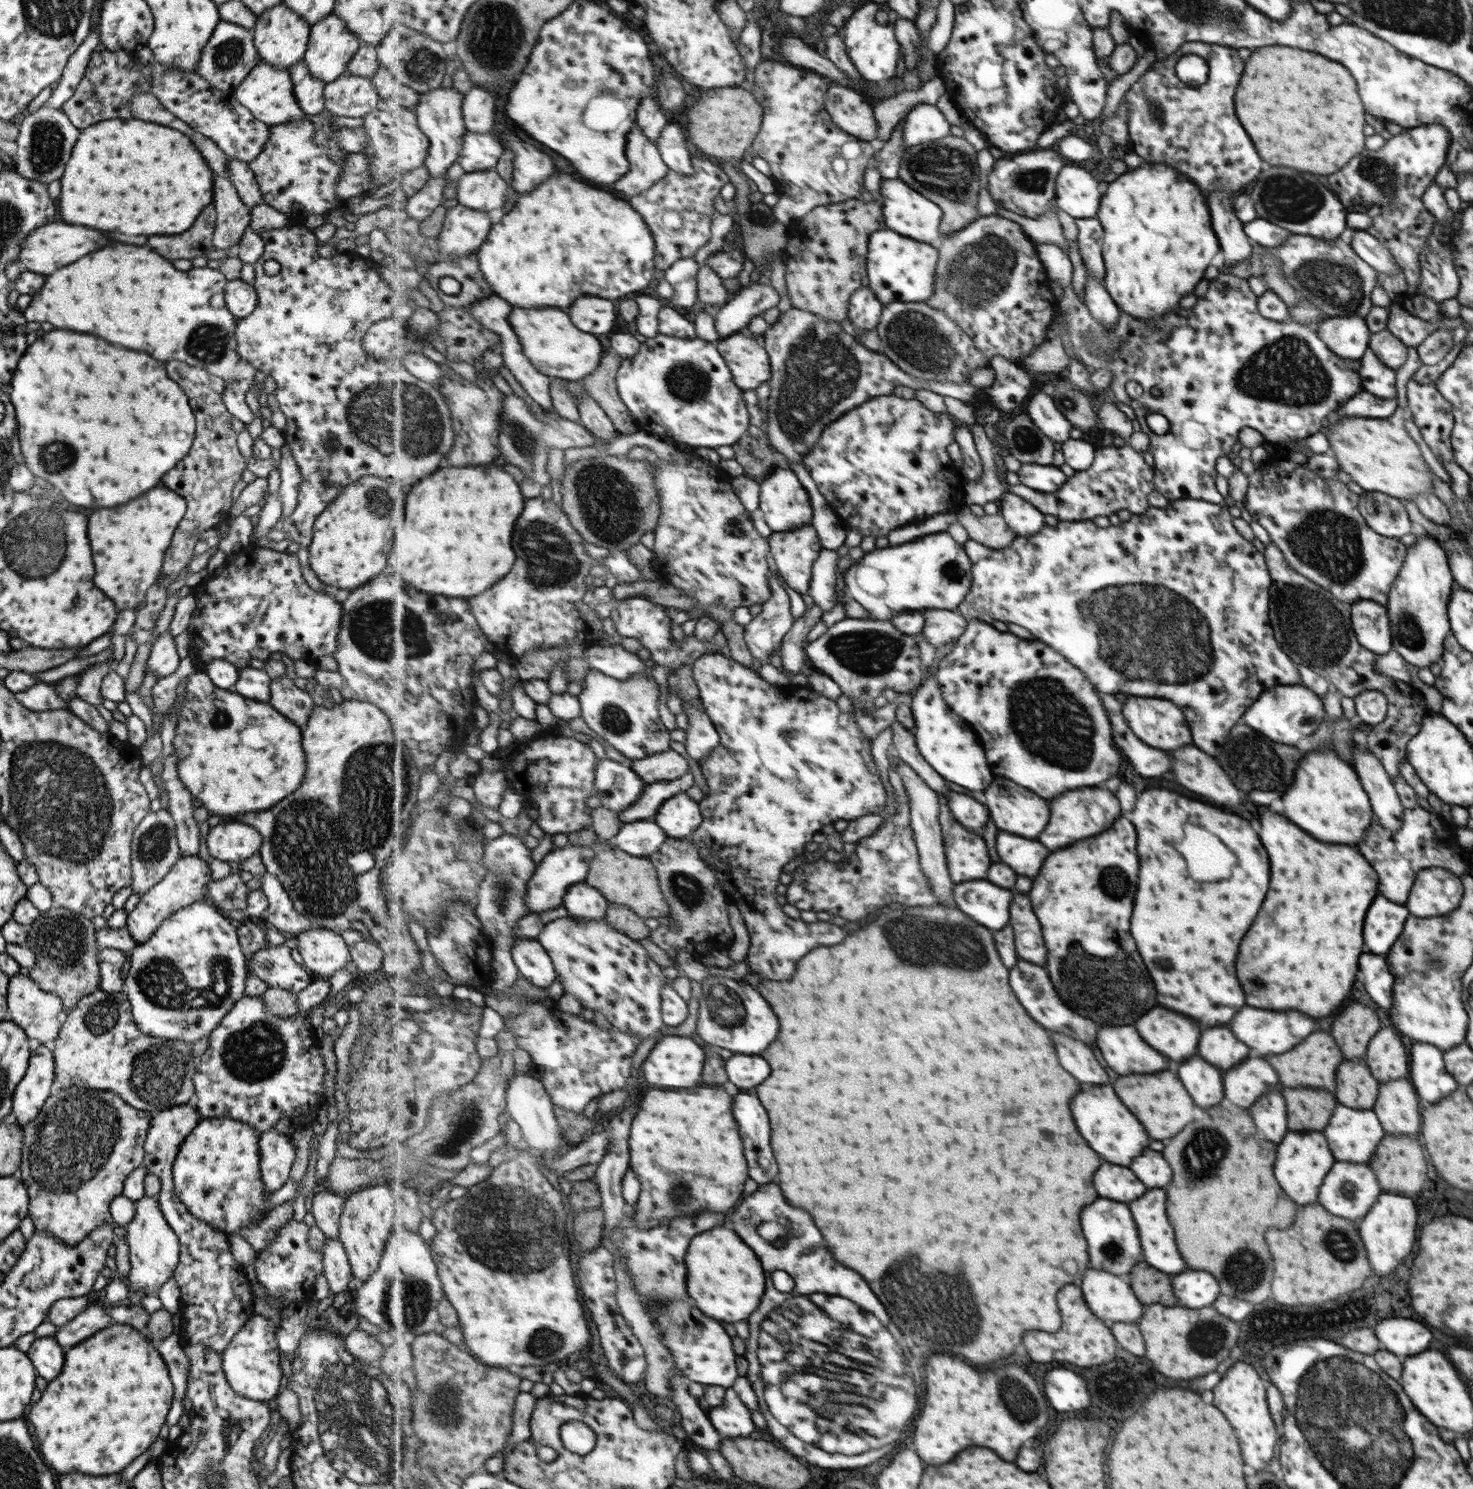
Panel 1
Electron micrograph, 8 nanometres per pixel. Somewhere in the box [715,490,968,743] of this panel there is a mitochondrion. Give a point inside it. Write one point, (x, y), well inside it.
(867, 652)

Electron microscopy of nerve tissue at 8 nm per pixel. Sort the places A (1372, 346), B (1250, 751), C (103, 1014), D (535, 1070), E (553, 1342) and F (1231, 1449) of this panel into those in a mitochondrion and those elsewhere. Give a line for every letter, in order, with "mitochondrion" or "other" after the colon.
A: other
B: mitochondrion
C: mitochondrion
D: other
E: mitochondrion
F: other

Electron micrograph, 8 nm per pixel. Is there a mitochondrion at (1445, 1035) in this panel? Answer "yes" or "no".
no

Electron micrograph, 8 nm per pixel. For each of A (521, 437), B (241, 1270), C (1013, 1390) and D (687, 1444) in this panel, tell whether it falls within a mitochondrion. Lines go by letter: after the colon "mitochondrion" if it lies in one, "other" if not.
A: mitochondrion
B: other
C: mitochondrion
D: other

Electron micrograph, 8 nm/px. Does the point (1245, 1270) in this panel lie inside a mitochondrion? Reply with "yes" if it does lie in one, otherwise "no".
yes

